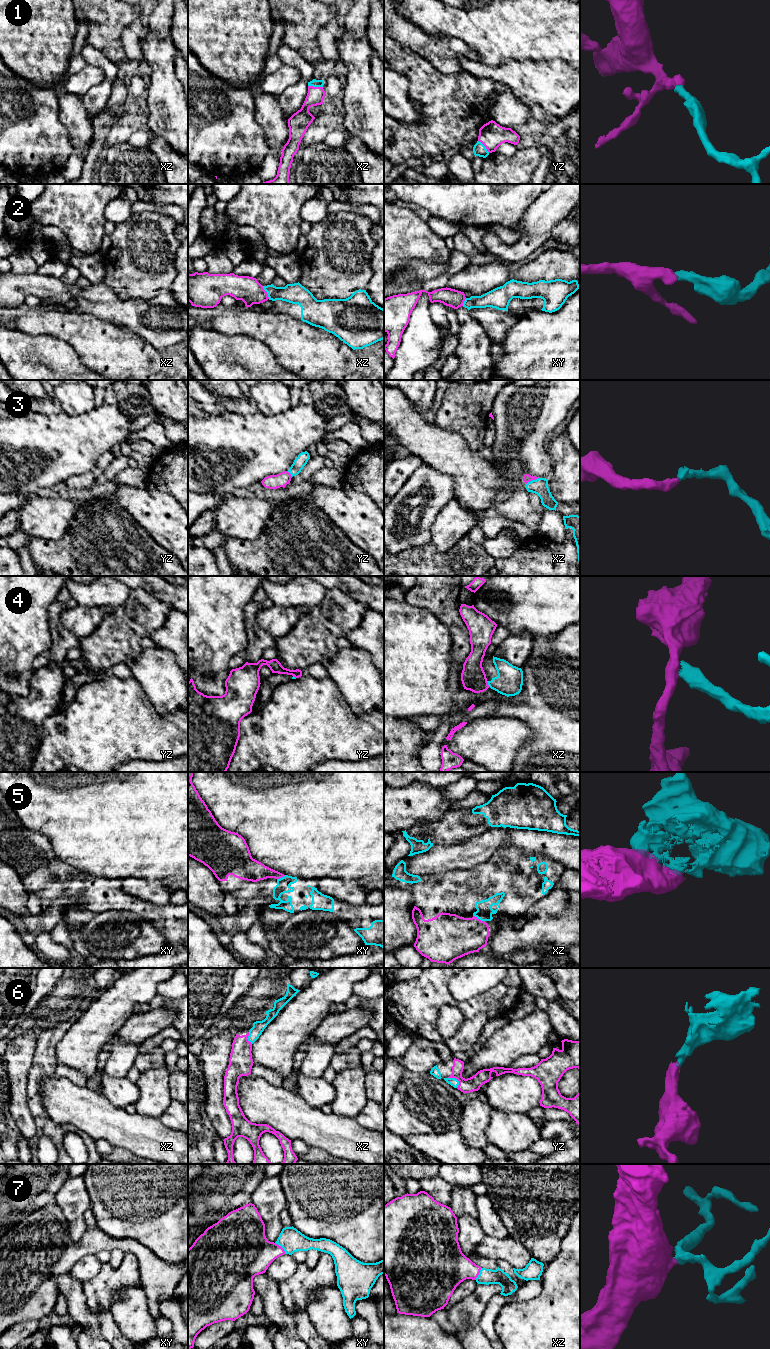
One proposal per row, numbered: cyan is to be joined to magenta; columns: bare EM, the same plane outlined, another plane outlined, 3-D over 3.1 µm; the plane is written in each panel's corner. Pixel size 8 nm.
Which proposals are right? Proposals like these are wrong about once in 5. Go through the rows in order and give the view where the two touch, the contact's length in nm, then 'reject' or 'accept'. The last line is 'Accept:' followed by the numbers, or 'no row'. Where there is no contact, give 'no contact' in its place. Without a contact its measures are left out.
1: contact in xz; length 120 nm; accept
2: contact in xz; length 120 nm; accept
3: contact in xz; length 120 nm; accept
4: contact in xz; length 50 nm; reject
5: contact in xz; length 100 nm; accept
6: contact in yz; length 120 nm; accept
7: contact in xy; length 130 nm; accept
Accept: 1, 2, 3, 5, 6, 7

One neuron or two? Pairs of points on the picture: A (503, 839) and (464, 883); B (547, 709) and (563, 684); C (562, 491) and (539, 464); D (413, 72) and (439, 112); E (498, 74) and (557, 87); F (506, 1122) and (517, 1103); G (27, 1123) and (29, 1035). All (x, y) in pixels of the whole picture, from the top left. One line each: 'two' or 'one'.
A: two
B: one
C: two
D: one
E: one
F: two
G: one

